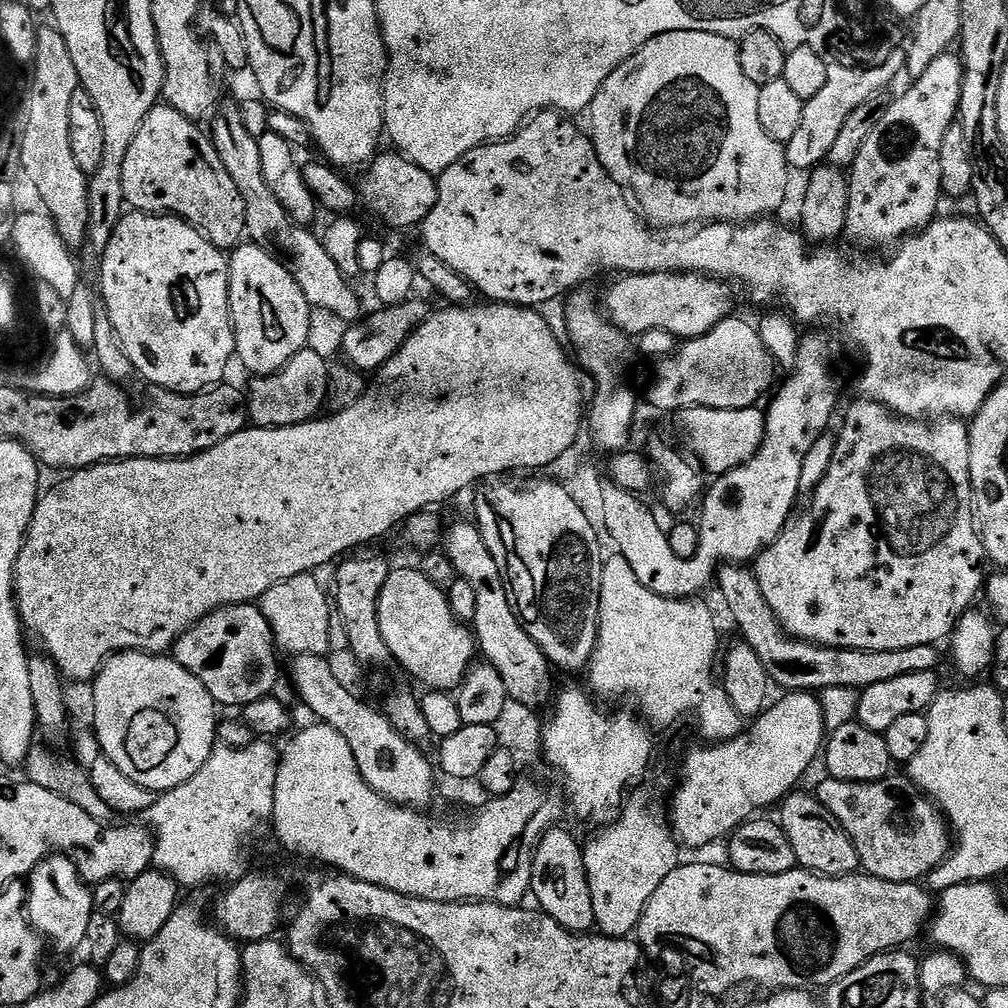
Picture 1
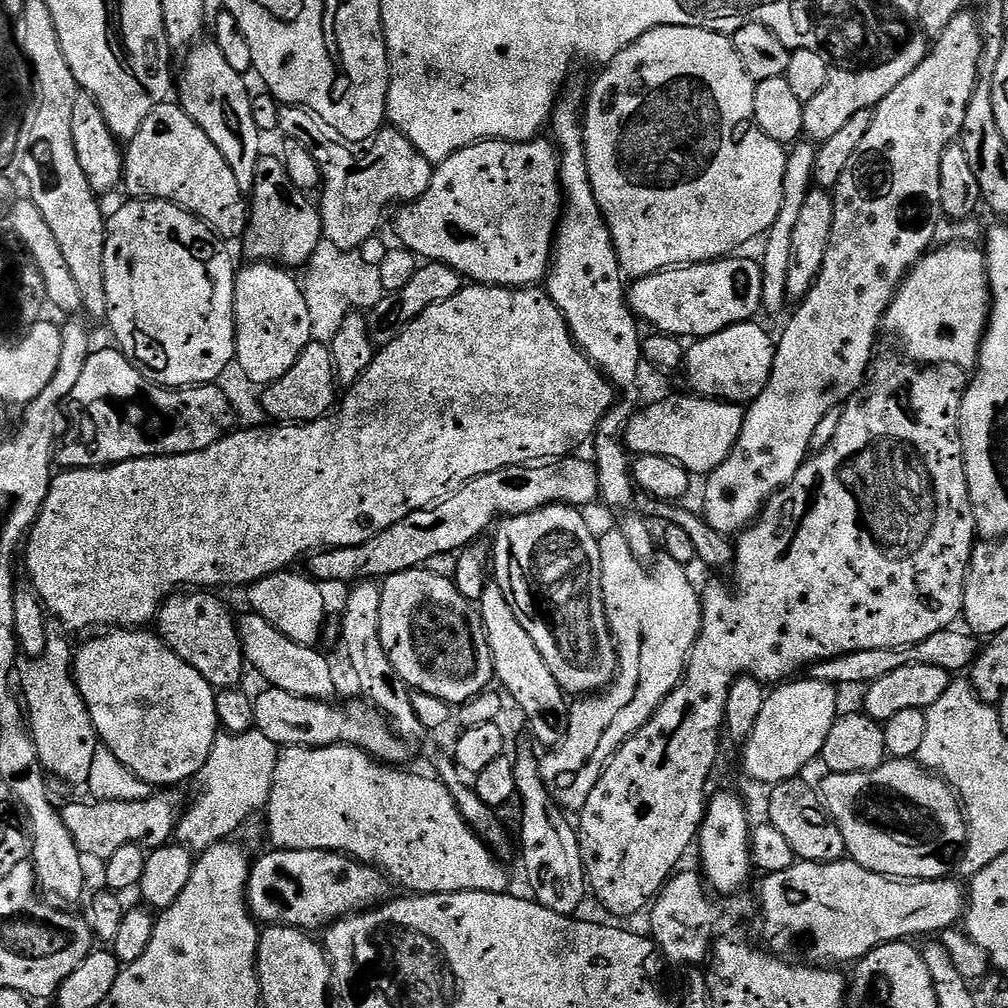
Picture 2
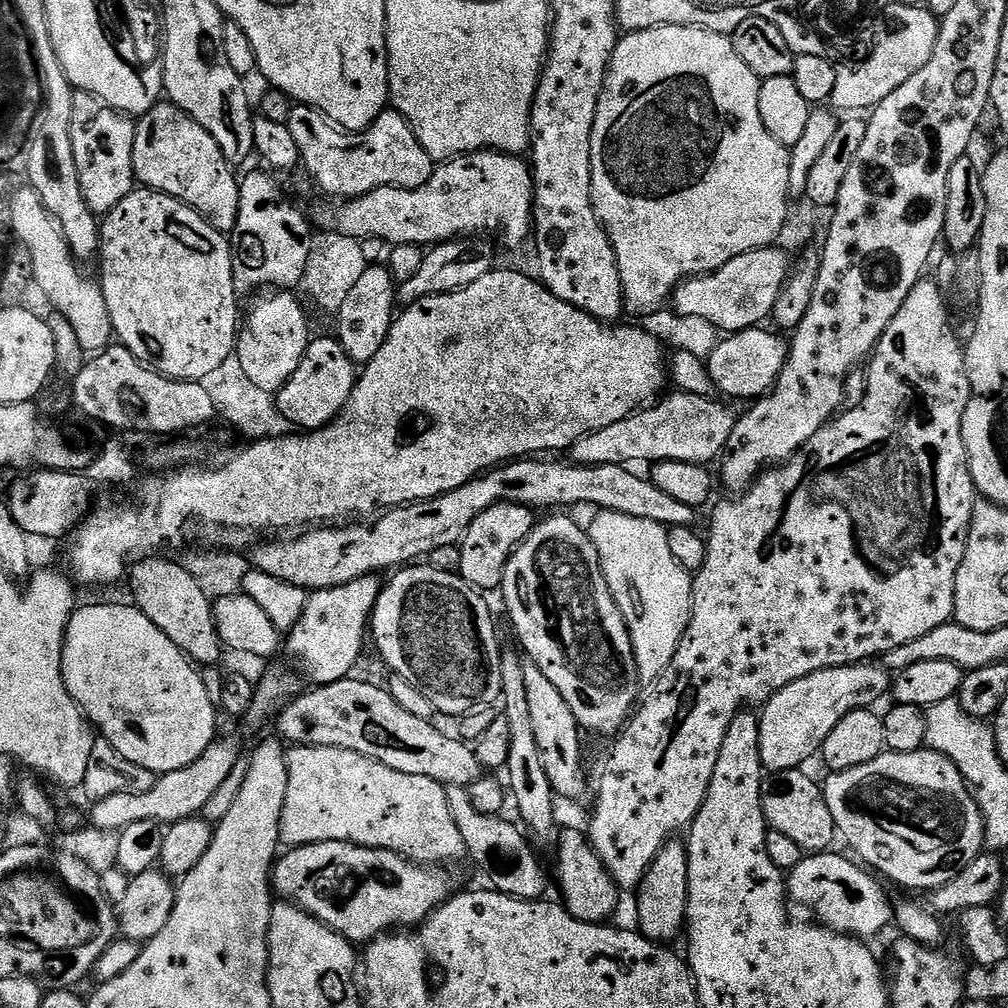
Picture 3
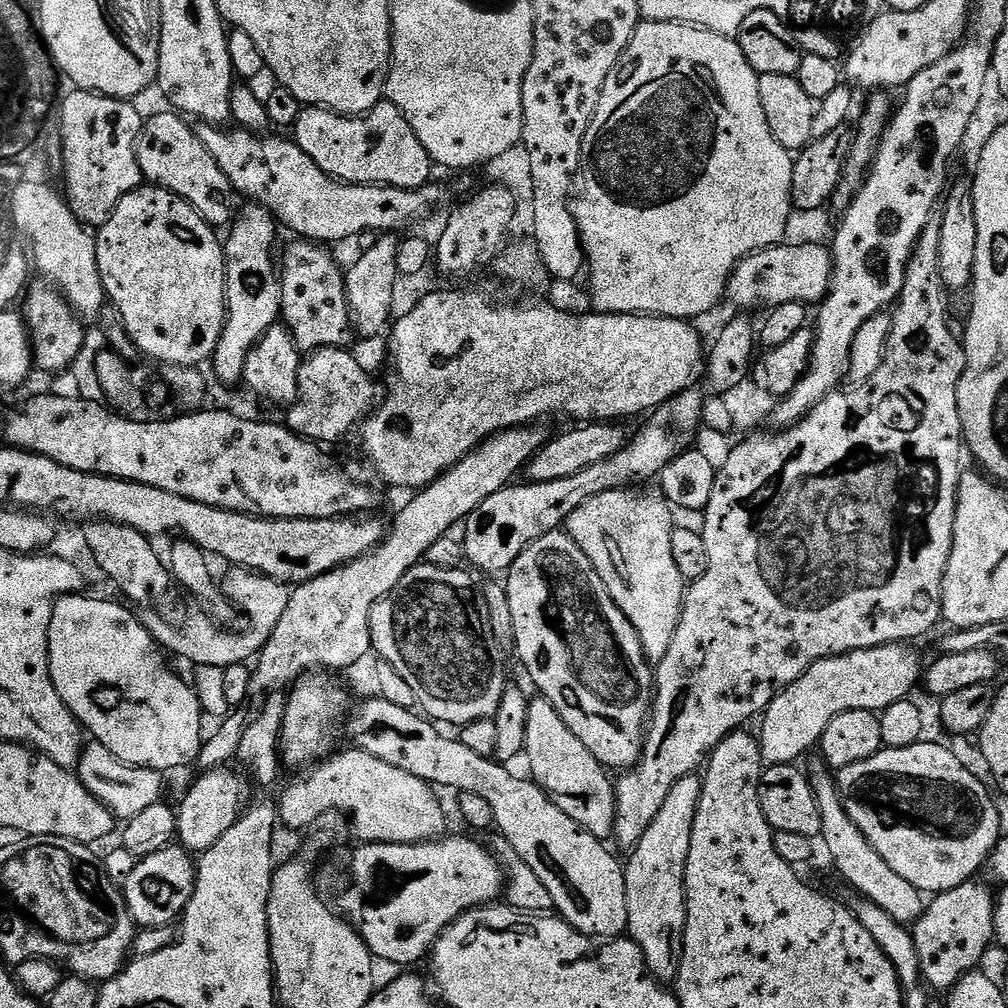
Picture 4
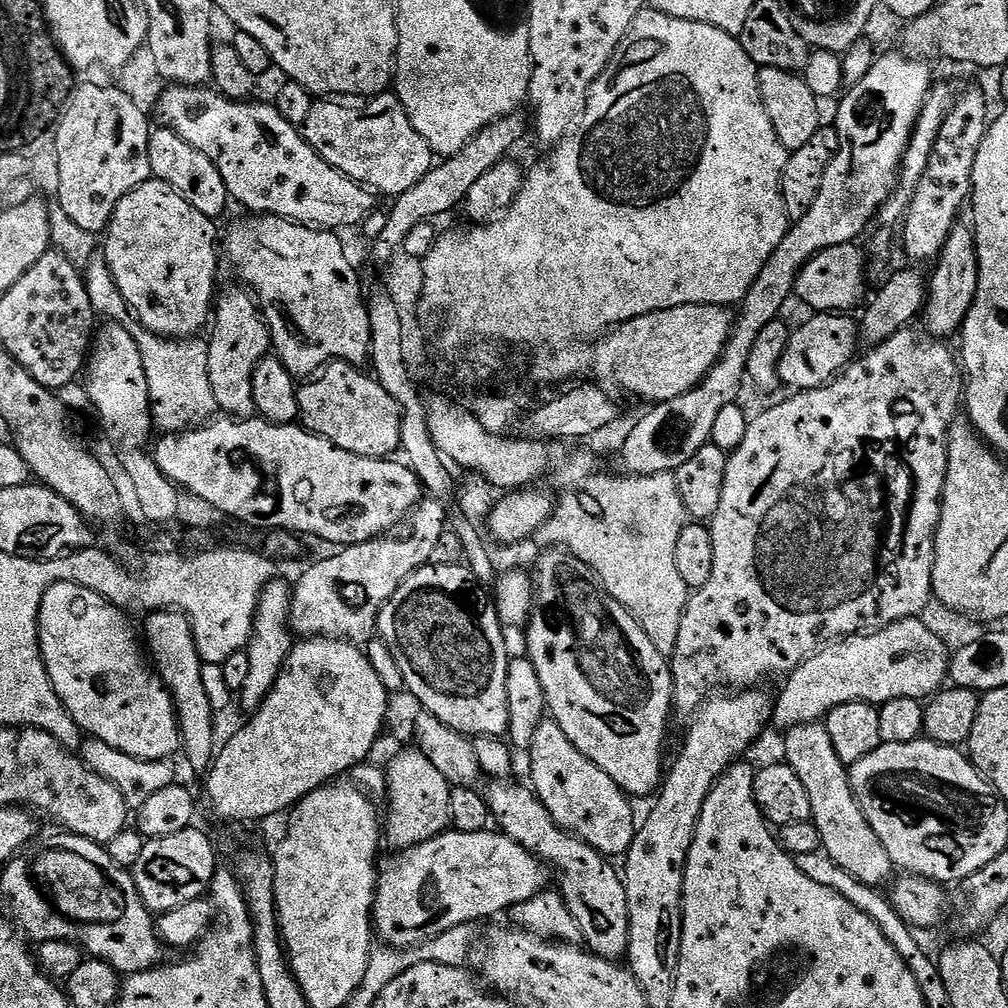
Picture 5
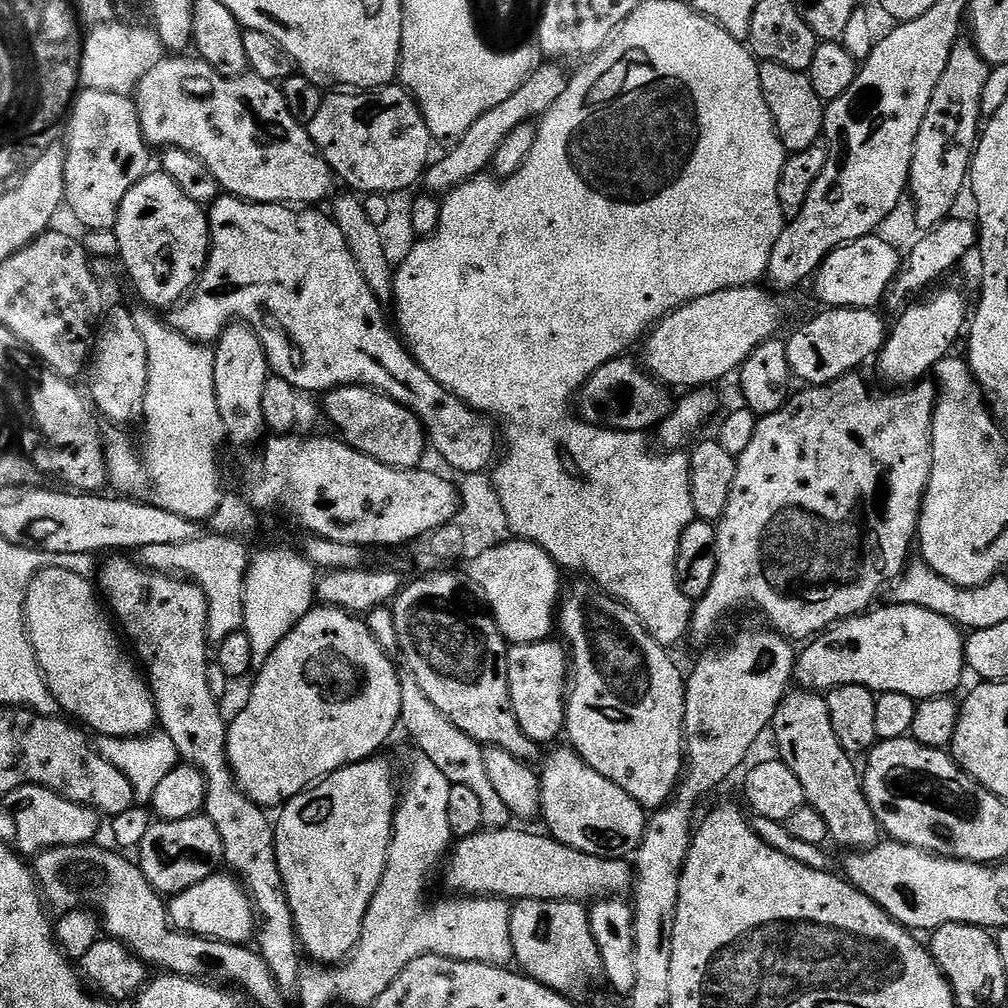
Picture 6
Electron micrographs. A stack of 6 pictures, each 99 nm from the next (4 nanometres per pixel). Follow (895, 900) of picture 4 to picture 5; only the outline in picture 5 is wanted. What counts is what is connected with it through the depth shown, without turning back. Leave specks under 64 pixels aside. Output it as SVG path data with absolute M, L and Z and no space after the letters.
M824 723L799 724L787 729L783 736L783 763L788 764L790 770L798 774L802 786L806 786L806 795L810 797L812 825L818 830L824 855L842 866L846 874L854 874L858 882L873 886L884 886L884 883L887 885L893 879L892 859L890 854L886 854L886 846L882 846L882 838L874 834L874 826L866 822L866 814L862 814L852 793L848 777L849 765L844 764L842 758L838 758L835 753L834 744L830 742L830 734Z

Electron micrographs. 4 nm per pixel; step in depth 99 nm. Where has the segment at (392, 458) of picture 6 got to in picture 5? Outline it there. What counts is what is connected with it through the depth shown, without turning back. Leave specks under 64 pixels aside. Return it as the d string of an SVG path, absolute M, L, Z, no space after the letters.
M333 360L331 364L325 364L315 378L301 383L296 394L300 411L298 423L308 432L334 442L334 446L342 450L350 450L350 454L382 460L401 451L400 407L396 405L394 398L390 398L390 394L386 394L386 390L375 375L360 371L364 370L357 365L348 364L344 360Z

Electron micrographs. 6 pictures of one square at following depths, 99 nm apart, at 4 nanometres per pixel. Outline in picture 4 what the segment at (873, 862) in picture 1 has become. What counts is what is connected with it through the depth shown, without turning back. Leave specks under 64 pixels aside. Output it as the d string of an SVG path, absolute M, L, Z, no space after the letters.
M921 742L905 748L881 748L878 754L854 766L839 769L840 797L846 814L866 834L866 842L922 894L954 890L987 865L1002 835L1000 812L988 788L951 752L940 744Z

